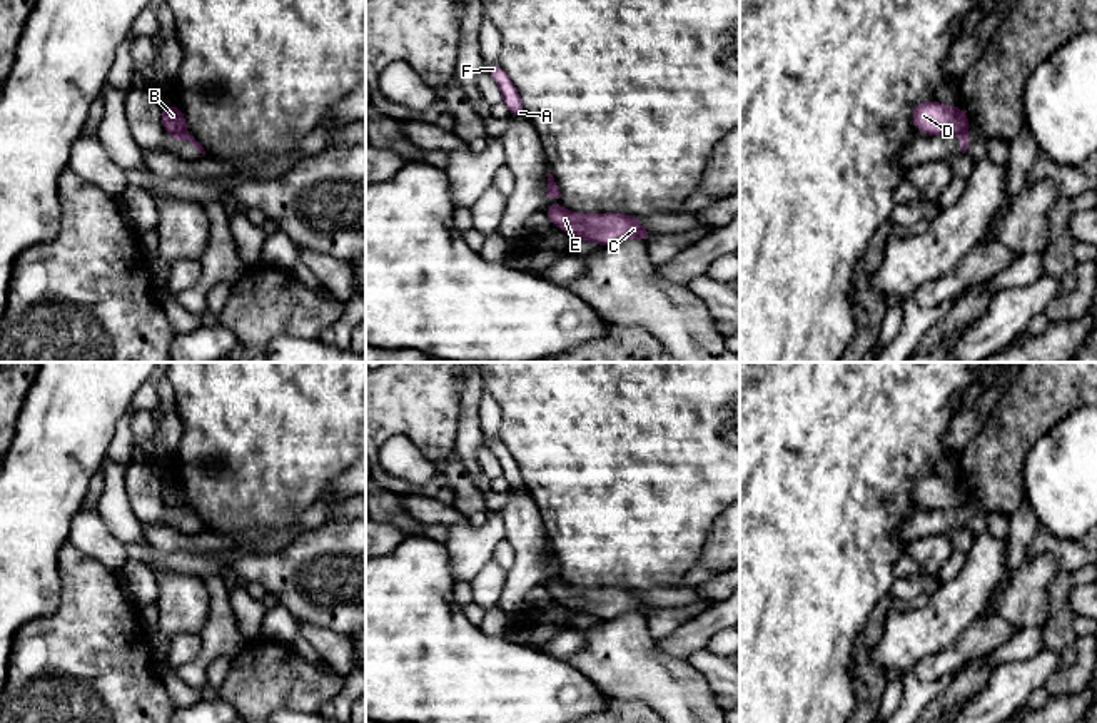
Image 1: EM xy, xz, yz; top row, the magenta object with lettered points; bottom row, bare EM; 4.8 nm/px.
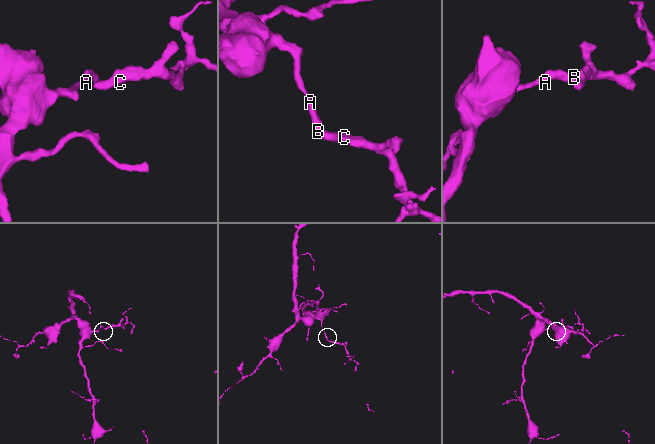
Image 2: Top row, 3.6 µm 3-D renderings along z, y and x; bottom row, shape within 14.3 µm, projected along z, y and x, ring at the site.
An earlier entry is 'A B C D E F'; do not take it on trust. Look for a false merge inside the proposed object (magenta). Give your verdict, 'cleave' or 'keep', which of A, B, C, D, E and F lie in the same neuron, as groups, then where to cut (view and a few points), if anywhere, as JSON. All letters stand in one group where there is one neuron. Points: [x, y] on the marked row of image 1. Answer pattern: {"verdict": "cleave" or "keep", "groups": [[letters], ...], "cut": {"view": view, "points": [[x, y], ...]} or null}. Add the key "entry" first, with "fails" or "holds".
{"entry": "fails", "verdict": "cleave", "groups": [["A", "B", "D", "F"], ["C", "E"]], "cut": {"view": "xy", "points": [[184, 131], [172, 134]]}}

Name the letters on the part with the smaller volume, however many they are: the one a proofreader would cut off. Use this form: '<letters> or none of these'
C, E

